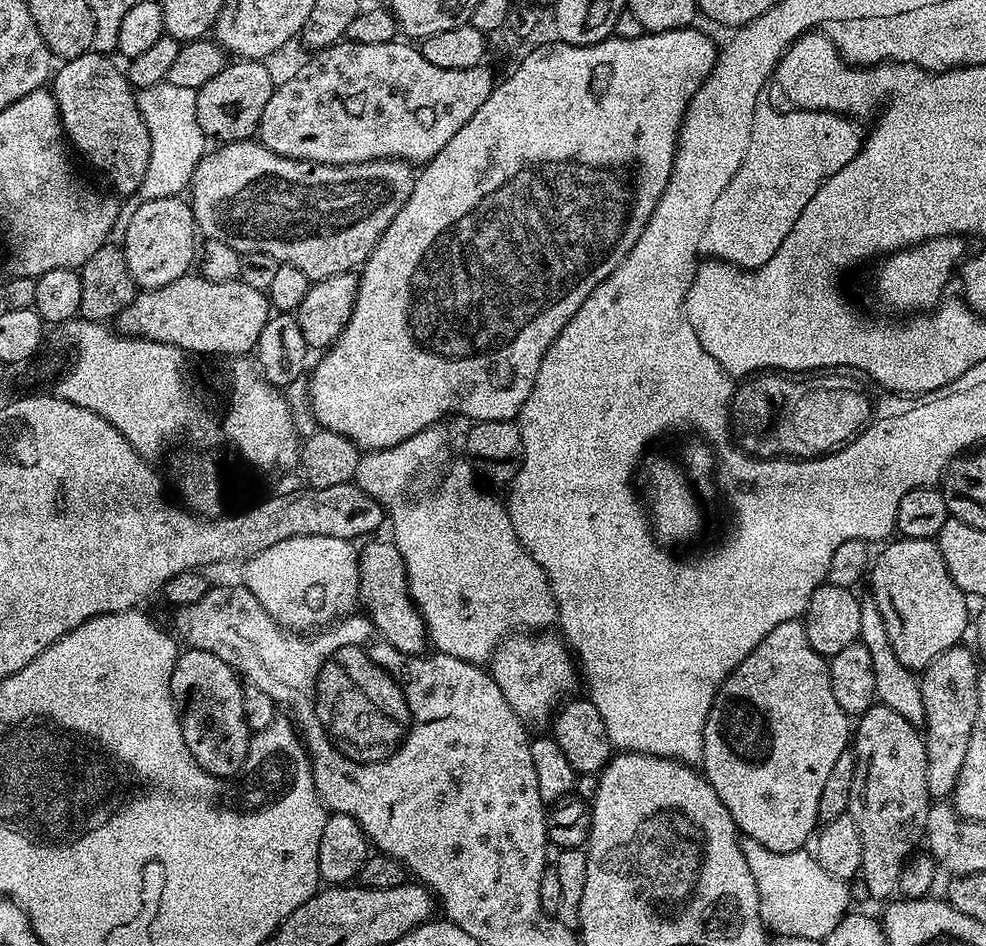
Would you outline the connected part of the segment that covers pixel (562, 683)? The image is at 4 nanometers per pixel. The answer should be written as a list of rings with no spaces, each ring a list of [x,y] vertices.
[[[552,630],[505,636],[490,657],[490,671],[514,714],[528,726],[547,725],[562,701],[575,693],[576,680],[578,684],[577,661],[563,635]]]

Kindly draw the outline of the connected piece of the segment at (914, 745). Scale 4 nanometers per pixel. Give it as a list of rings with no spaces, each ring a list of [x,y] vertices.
[[[875,703],[864,711],[854,724],[854,786],[850,786],[850,802],[847,815],[858,826],[858,838],[862,838],[862,862],[860,872],[864,876],[864,888],[876,900],[888,902],[899,893],[899,878],[904,865],[917,851],[916,843],[925,839],[926,814],[930,797],[926,786],[926,762],[924,737],[915,724],[906,722],[898,710],[890,710],[882,703]]]

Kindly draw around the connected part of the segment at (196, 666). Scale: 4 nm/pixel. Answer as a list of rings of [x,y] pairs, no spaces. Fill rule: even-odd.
[[[188,648],[180,657],[175,657],[170,668],[170,696],[180,708],[180,724],[178,731],[184,739],[187,755],[196,759],[195,767],[212,778],[232,778],[243,769],[248,757],[250,733],[248,719],[244,713],[244,684],[241,677],[222,658],[214,658],[214,654],[206,654],[206,650]]]

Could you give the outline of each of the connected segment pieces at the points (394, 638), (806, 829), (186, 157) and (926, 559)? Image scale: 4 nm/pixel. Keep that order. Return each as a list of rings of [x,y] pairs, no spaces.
[[[391,539],[371,540],[367,541],[369,544],[364,549],[359,549],[356,562],[359,603],[362,608],[364,604],[363,611],[386,643],[403,652],[423,653],[429,643],[428,627],[424,624],[422,614],[416,609],[416,603],[412,601],[402,554]]]
[[[800,620],[782,622],[782,626],[774,626],[742,663],[724,679],[722,686],[716,691],[714,702],[708,711],[706,726],[704,727],[704,763],[702,765],[703,775],[708,777],[710,786],[722,798],[726,810],[730,810],[730,818],[734,818],[737,829],[743,835],[754,838],[754,842],[762,842],[766,850],[774,850],[778,854],[787,852],[798,852],[805,847],[804,844],[813,839],[818,828],[820,815],[818,814],[818,798],[822,798],[822,786],[826,786],[826,777],[830,774],[830,769],[834,767],[834,762],[838,762],[838,754],[846,751],[850,744],[850,717],[847,712],[838,706],[838,701],[834,698],[834,690],[830,686],[830,674],[828,673],[828,660],[810,646],[810,638],[806,634],[803,623]]]
[[[162,83],[136,92],[136,105],[150,130],[150,166],[138,193],[141,201],[180,196],[191,185],[192,175],[206,151],[206,137],[198,126],[196,89]]]
[[[896,538],[881,548],[884,549],[880,557],[877,560],[875,557],[870,568],[870,595],[878,602],[898,662],[913,670],[923,670],[938,658],[938,654],[942,654],[942,650],[965,639],[964,631],[970,628],[969,601],[954,578],[950,578],[950,570],[946,570],[940,545],[935,539]]]

